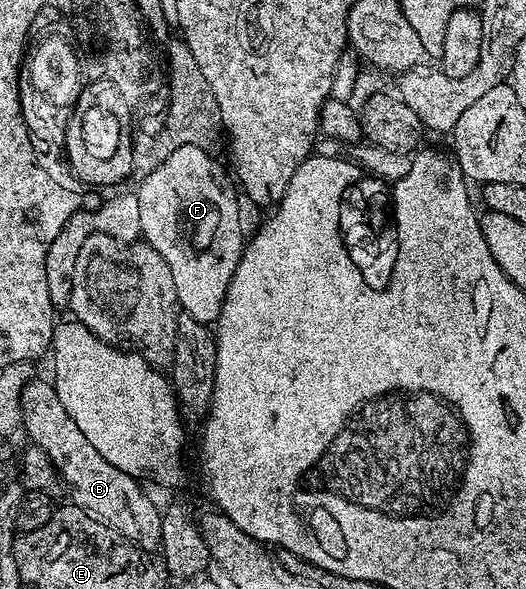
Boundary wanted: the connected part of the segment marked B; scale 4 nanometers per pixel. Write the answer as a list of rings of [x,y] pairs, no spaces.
[[[39,378],[33,379],[25,386],[22,395],[20,395],[20,411],[22,416],[23,431],[28,431],[28,436],[33,445],[41,448],[52,462],[52,467],[56,469],[59,479],[68,483],[68,488],[72,491],[71,503],[75,507],[81,508],[88,516],[101,520],[108,527],[120,536],[125,536],[131,544],[135,544],[137,548],[145,553],[152,554],[159,549],[160,546],[160,518],[161,509],[156,509],[156,504],[140,489],[141,481],[135,476],[128,476],[122,470],[118,470],[118,466],[110,466],[110,462],[106,462],[106,458],[102,458],[102,454],[98,454],[98,450],[94,450],[94,446],[90,446],[90,442],[86,442],[86,434],[82,434],[82,430],[78,430],[78,426],[74,426],[74,418],[70,418],[70,414],[66,410],[66,406],[62,406],[62,402],[58,402],[58,394],[55,387],[51,383],[48,384]]]

